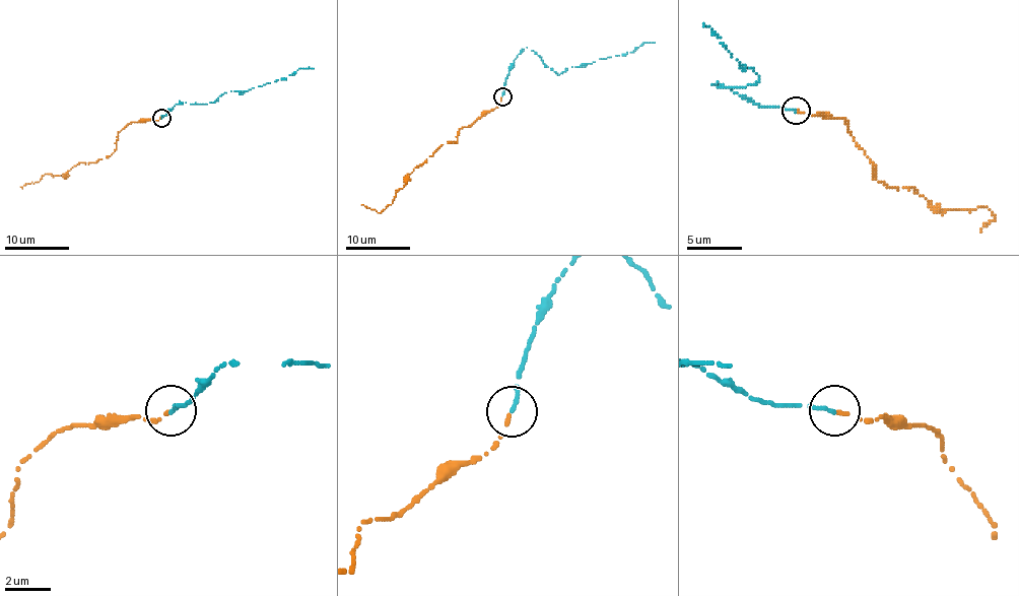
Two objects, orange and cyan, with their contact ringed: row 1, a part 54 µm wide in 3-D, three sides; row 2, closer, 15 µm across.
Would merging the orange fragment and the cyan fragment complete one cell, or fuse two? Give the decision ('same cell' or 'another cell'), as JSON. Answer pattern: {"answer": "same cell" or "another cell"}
{"answer": "same cell"}

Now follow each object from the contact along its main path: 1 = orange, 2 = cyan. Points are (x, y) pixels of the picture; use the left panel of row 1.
1: (159, 117), (127, 124), (118, 133), (115, 151), (102, 159), (79, 162), (64, 176), (51, 174), (20, 187)
2: (161, 117), (176, 104), (207, 104), (231, 91), (244, 91), (284, 79), (299, 68), (314, 68)

